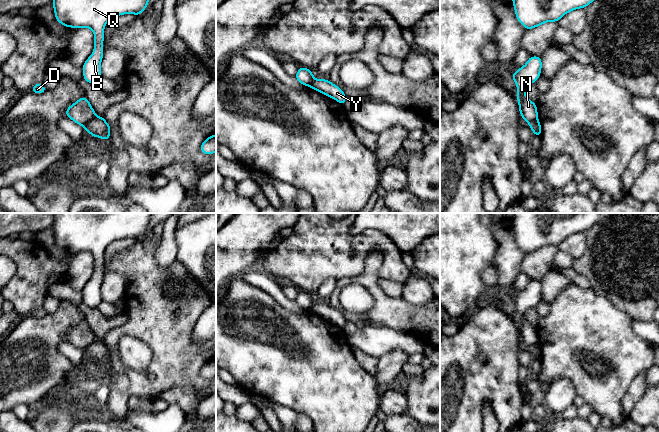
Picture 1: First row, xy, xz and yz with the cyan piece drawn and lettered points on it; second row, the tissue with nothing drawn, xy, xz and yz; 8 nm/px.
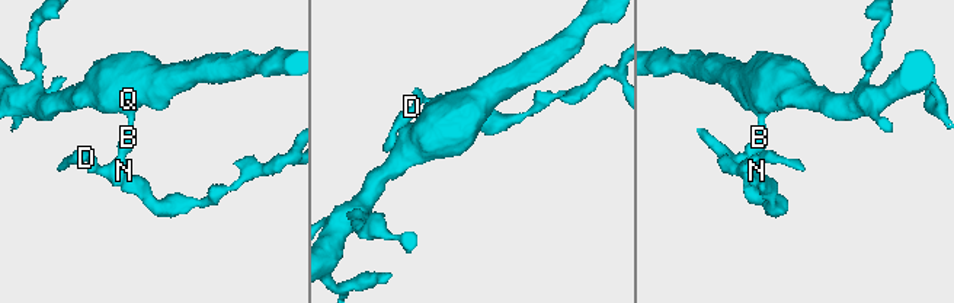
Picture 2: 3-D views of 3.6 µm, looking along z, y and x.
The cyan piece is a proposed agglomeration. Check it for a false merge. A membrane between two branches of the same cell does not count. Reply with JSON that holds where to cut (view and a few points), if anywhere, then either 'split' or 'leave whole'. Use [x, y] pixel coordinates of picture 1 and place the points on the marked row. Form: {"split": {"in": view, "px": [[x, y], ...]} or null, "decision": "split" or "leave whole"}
{"split": {"in": "xy", "px": [[95, 116], [87, 123], [85, 128]]}, "decision": "split"}

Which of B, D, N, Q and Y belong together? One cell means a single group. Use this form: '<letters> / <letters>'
B D N Q / Y

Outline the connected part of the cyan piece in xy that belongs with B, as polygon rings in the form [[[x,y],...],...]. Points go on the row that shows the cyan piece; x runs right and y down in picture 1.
[[[53,0],[55,20],[69,28],[90,28],[94,33],[94,50],[82,66],[83,79],[95,84],[102,78],[101,62],[104,55],[104,29],[107,22],[117,16],[134,14],[137,17],[145,11],[149,0]]]

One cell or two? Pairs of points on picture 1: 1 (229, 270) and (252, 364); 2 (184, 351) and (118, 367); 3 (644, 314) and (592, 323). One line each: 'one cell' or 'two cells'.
1: two cells
2: one cell
3: two cells

